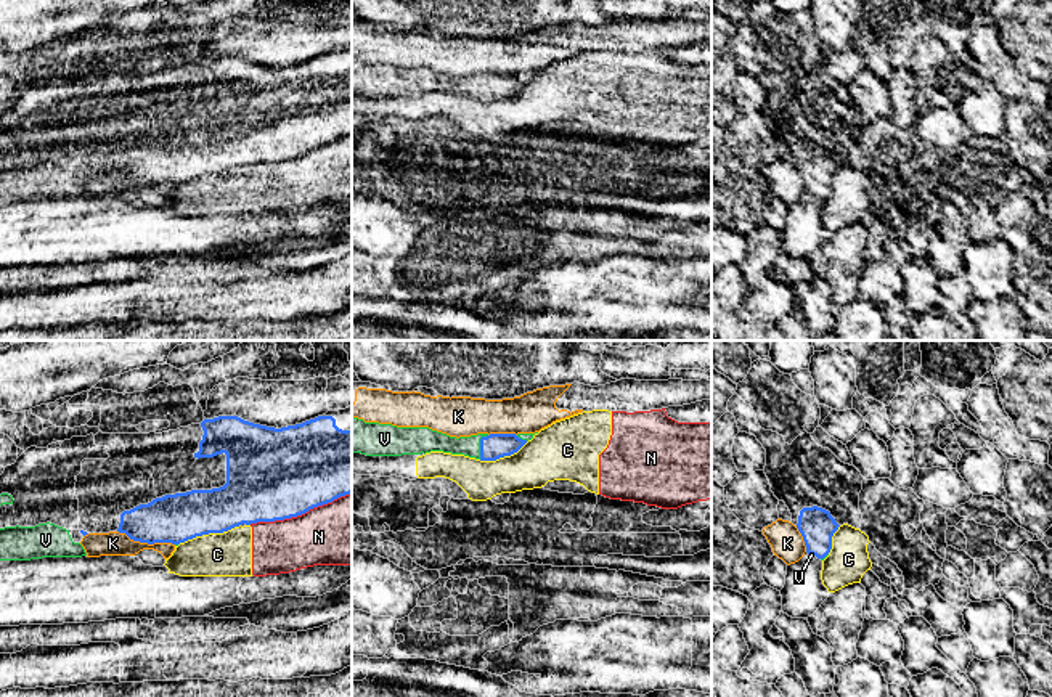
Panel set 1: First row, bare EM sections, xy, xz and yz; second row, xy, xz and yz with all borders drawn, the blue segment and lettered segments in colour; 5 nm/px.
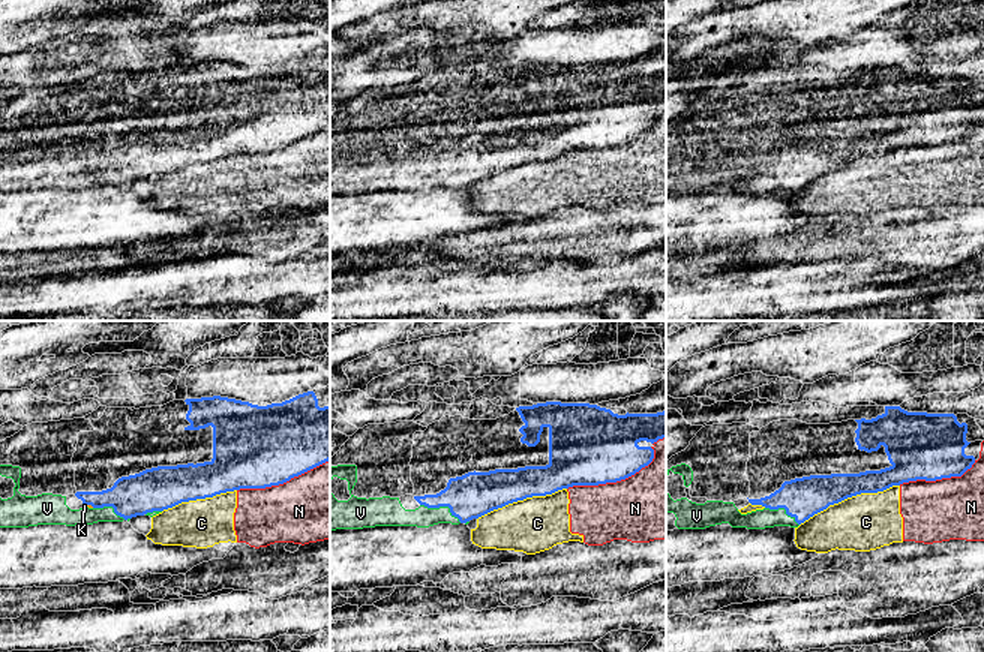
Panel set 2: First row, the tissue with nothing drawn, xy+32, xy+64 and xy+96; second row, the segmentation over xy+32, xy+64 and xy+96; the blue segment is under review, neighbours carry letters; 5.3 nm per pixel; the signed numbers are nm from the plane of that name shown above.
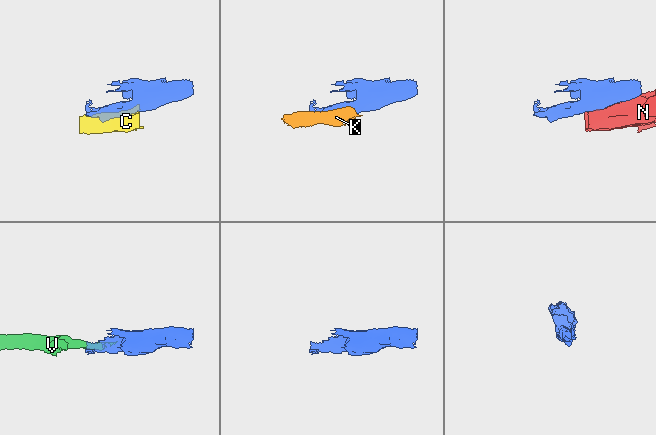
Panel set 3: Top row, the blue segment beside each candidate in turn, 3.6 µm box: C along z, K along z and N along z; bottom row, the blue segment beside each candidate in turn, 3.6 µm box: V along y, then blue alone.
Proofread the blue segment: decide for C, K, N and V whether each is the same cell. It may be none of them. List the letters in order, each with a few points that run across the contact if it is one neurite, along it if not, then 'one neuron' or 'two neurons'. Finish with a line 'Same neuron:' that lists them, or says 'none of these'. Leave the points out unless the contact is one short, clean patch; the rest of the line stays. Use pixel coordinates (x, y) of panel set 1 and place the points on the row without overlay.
C: two neurons
K: two neurons
N: two neurons
V: xz (493, 87), (481, 85), (448, 85), (431, 81) | one neuron
Same neuron: V

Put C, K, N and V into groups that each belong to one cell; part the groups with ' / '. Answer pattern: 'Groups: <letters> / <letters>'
Groups: C N / K / V

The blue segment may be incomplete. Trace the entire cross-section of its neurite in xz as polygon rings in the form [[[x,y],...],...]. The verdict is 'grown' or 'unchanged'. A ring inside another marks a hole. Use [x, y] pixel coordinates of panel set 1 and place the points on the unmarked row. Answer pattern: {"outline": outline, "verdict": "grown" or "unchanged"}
{"outline": [[[352,56],[352,93],[402,96],[443,92],[480,101],[496,101],[517,93],[535,74],[477,74],[450,77],[429,67],[397,67],[365,63]]], "verdict": "grown"}

